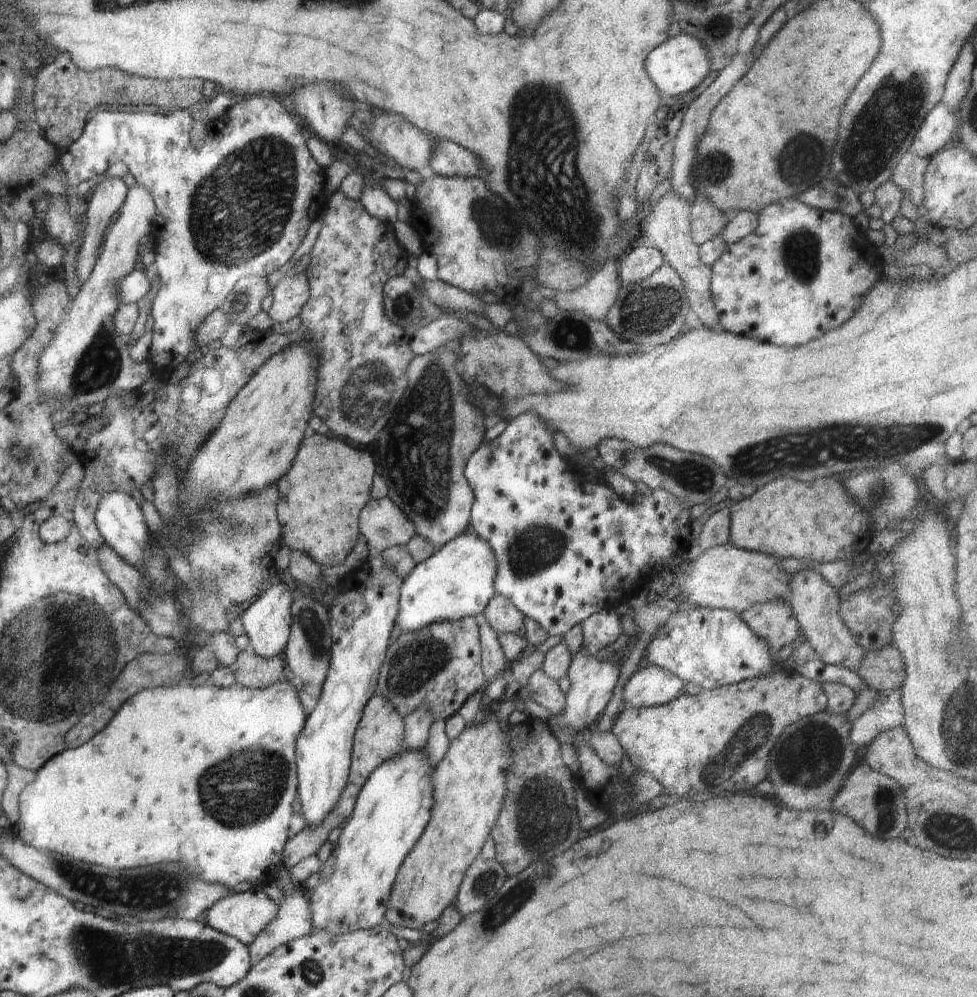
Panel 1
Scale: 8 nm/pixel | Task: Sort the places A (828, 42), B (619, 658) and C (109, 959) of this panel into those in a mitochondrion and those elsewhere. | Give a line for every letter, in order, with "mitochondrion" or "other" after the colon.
A: other
B: other
C: mitochondrion

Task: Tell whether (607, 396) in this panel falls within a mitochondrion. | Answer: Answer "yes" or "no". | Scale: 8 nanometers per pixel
no

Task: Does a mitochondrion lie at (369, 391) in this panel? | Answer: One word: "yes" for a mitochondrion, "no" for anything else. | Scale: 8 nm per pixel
yes

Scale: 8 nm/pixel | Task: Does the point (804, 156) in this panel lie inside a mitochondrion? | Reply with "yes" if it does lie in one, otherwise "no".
yes

